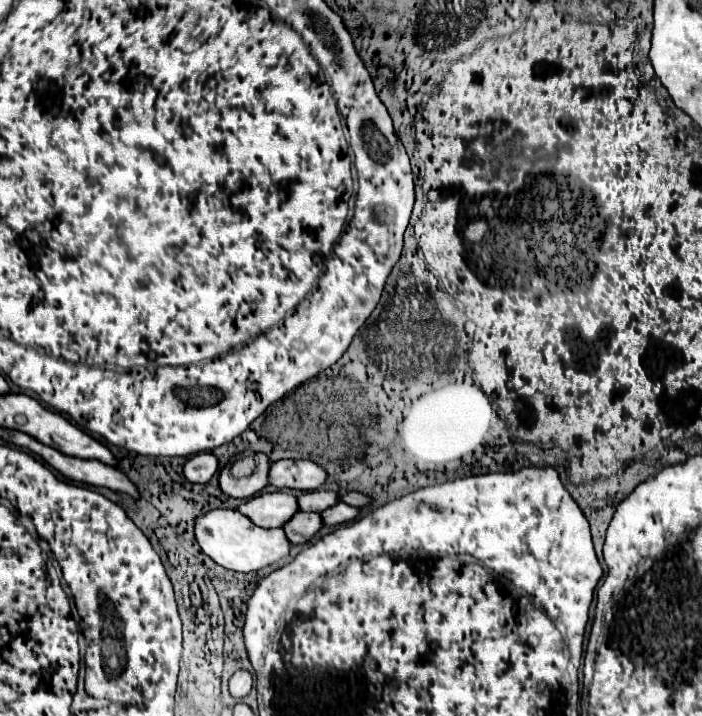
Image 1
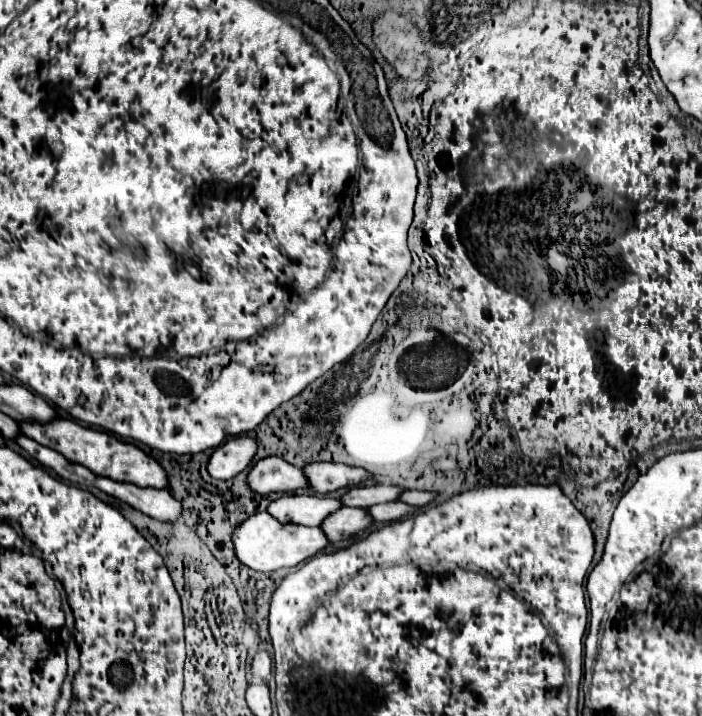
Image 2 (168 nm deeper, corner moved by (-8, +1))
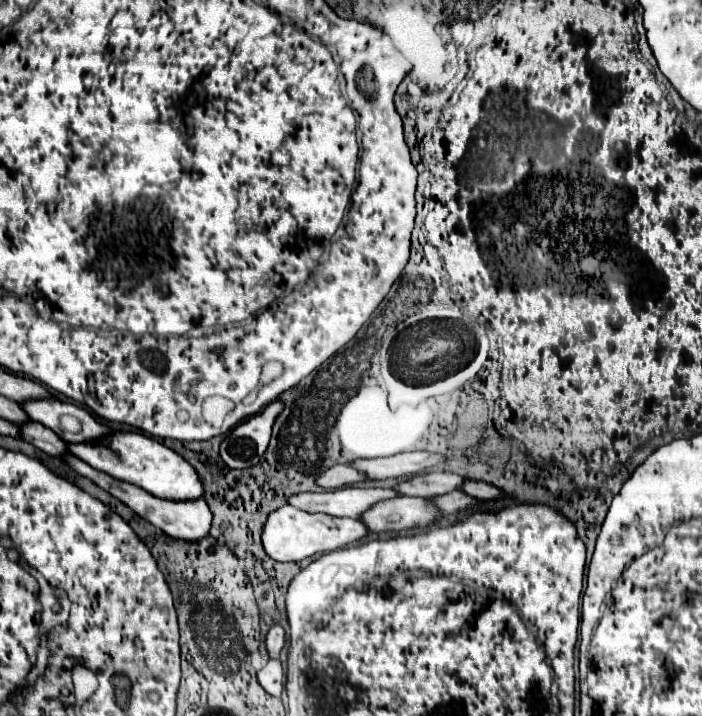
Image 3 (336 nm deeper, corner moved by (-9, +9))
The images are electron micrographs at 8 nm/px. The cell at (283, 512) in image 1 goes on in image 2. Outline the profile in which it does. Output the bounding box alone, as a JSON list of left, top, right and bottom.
[267,495,341,527]

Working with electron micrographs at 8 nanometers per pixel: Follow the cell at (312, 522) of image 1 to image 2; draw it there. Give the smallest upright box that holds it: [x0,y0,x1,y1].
[321,507,373,541]

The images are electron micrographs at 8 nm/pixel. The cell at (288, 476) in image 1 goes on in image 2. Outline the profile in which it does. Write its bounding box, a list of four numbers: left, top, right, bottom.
[301,463,367,493]

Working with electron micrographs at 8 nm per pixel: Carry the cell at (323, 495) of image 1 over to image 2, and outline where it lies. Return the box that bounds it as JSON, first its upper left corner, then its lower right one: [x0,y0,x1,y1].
[341,485,405,507]

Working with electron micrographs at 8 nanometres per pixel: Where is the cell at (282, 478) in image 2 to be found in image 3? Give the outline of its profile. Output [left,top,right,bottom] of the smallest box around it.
[318,465,370,489]

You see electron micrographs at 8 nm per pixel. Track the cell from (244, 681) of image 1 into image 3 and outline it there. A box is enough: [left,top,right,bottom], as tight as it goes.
[266,625,286,657]

